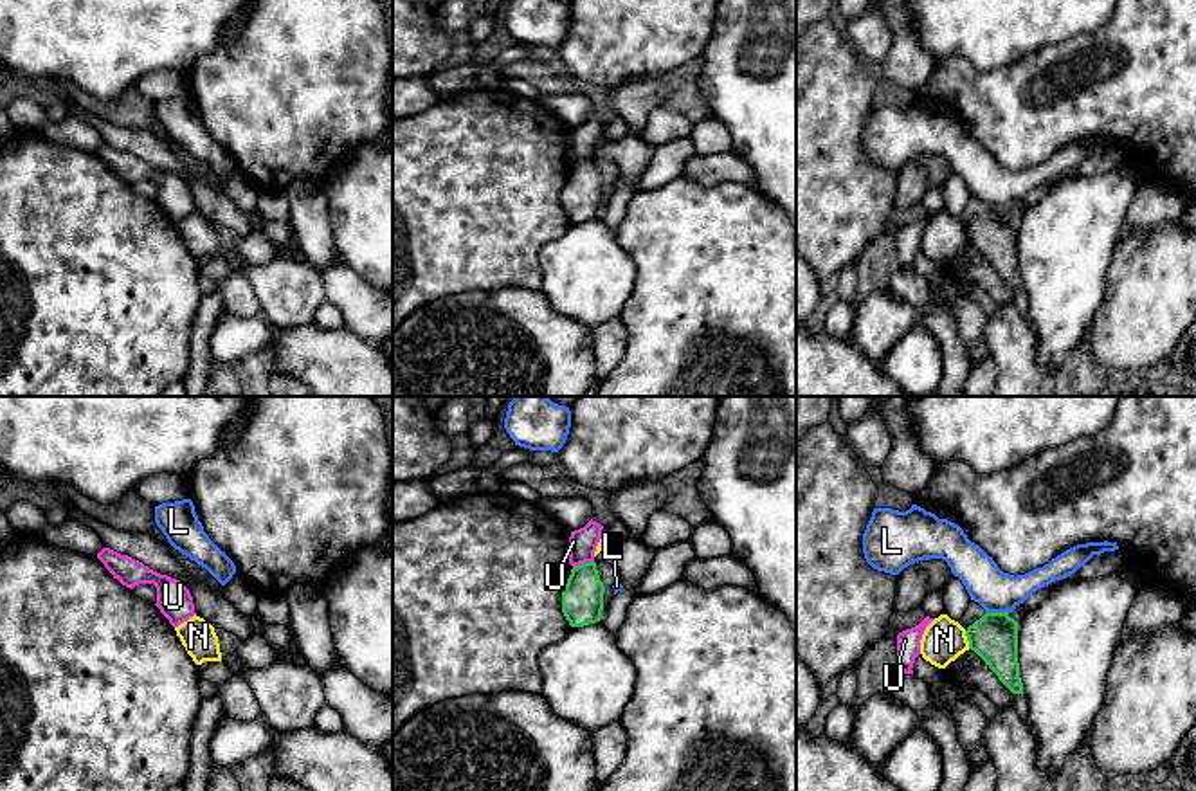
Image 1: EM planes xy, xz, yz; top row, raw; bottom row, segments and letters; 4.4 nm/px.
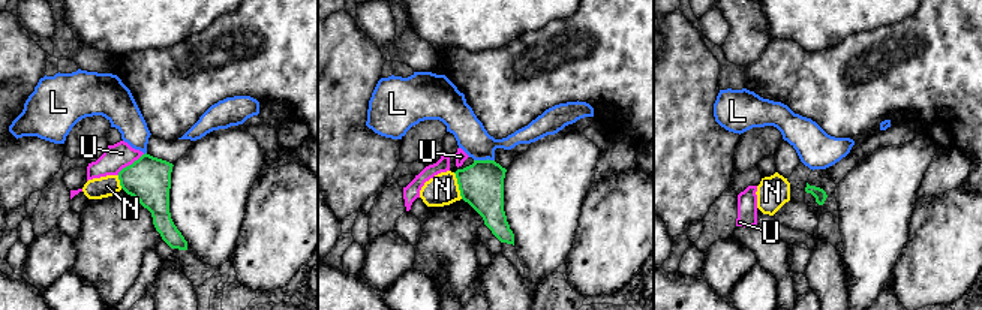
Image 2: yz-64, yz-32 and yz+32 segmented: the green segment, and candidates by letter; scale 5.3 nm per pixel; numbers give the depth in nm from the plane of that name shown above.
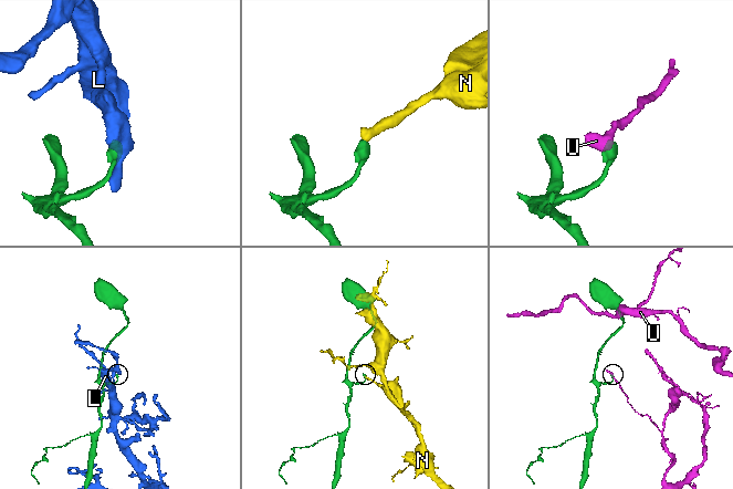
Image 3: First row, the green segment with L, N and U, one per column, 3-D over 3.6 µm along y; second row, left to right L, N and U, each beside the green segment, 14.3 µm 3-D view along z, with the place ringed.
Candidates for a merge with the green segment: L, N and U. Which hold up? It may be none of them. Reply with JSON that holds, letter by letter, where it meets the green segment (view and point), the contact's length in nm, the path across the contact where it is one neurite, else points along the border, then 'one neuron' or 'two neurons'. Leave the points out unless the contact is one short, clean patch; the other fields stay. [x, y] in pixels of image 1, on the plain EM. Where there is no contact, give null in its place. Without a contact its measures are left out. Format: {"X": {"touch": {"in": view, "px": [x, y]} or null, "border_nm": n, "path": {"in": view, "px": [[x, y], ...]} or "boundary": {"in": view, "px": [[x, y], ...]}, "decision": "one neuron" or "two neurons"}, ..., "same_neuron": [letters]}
{"L": {"touch": {"in": "yz", "px": [996, 209]}, "border_nm": 100, "boundary": {"in": "yz", "px": [[986, 208], [1007, 209]]}, "decision": "two neurons"}, "N": {"touch": {"in": "yz", "px": [968, 236]}, "border_nm": 80, "boundary": {"in": "yz", "px": [[964, 227], [969, 244]]}, "decision": "two neurons"}, "U": {"touch": {"in": "xz", "px": [582, 161]}, "border_nm": 100, "boundary": {"in": "xz", "px": [[593, 155], [573, 164]]}, "decision": "two neurons"}, "same_neuron": []}

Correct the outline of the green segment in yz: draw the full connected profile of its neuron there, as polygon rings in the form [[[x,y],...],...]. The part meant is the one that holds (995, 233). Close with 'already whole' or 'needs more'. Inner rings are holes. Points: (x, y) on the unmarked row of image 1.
[[[985,209],[965,227],[969,245],[974,247],[998,276],[1023,292],[1018,259],[1018,218],[1009,209]]] | already whole

